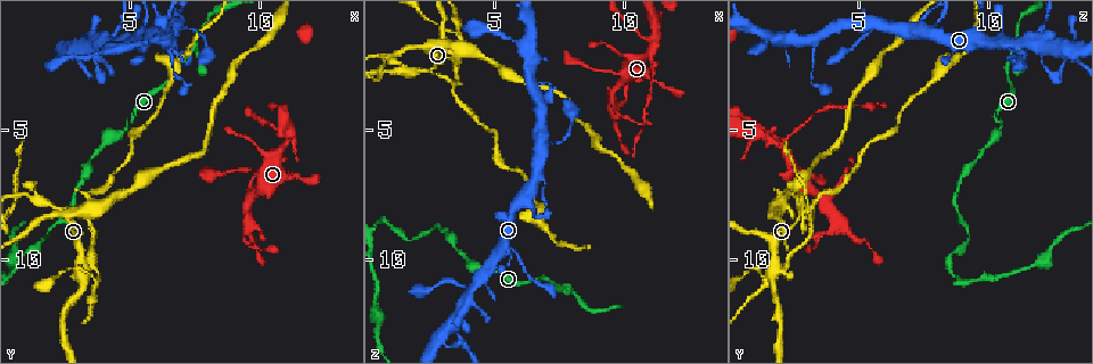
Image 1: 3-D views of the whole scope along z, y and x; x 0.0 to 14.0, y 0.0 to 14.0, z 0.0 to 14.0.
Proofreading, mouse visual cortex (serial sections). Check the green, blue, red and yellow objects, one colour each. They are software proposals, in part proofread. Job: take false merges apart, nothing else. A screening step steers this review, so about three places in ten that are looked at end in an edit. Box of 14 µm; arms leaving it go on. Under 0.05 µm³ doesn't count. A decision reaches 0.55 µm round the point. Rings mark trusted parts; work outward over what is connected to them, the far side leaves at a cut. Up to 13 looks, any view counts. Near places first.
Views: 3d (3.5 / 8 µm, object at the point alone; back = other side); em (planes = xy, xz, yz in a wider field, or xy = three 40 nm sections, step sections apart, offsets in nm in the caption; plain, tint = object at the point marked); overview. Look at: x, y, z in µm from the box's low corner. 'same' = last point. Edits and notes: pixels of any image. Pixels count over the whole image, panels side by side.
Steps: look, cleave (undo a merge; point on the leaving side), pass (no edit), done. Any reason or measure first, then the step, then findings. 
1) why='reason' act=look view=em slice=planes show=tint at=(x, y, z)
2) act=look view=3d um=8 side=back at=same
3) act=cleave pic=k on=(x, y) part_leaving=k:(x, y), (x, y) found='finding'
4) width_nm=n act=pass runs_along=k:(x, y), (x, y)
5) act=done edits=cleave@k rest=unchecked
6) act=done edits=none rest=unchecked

why='two arms in line, one across' act=look view=3d um=3.5 at=(7.4, 1.8, 11.1)

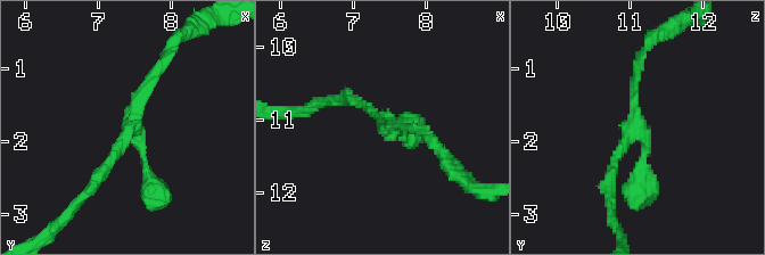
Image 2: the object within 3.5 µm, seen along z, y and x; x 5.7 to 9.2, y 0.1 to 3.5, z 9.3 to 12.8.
arms=3 arm_widths_nm=150,150,150 why='now the EM' act=look view=em slice=planes show=tint at=(7.40, 1.80, 11.10)

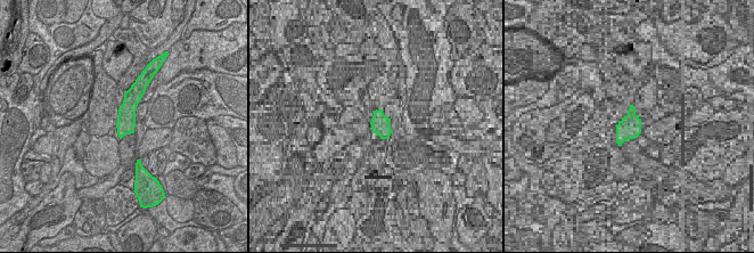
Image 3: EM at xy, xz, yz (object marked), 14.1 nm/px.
act=pass runs_along=2:(90, 187), (163, 60) found='all the same cell'

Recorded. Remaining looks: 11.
why='three arms meet' act=look view=3d um=3.5 at=(7.1, 1.1, 5.5)

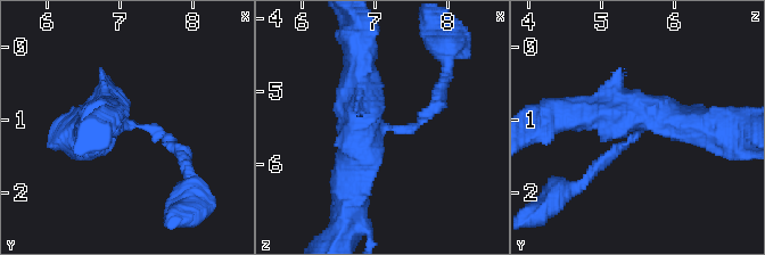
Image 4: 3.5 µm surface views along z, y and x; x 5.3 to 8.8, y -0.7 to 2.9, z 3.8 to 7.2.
why='shape alone is not enough' act=look view=em slice=xy step=1 show=tint at=(7.00, 1.05, 5.45)

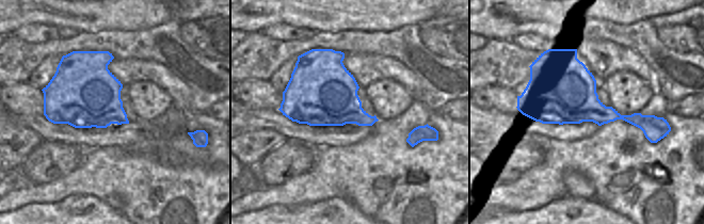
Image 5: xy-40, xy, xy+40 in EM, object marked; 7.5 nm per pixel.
act=pass found='all the same cell'

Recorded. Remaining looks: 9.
why='three-way junction' act=look view=3d um=3.5 at=(11.0, 5.3, 1.5)

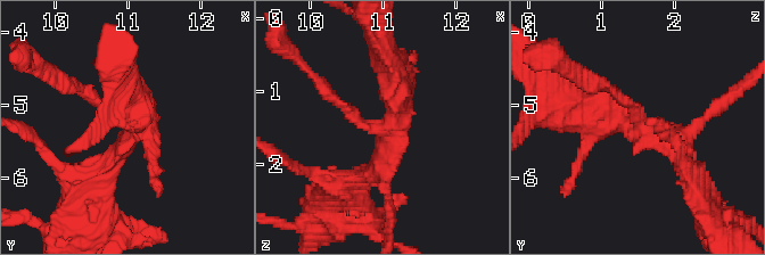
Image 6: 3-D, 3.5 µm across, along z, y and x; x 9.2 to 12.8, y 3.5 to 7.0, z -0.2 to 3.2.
arms=3 arm_widths_nm=150,250,400 why='now the EM' act=look view=em slice=planes show=tint at=(11.05, 5.25, 1.60)

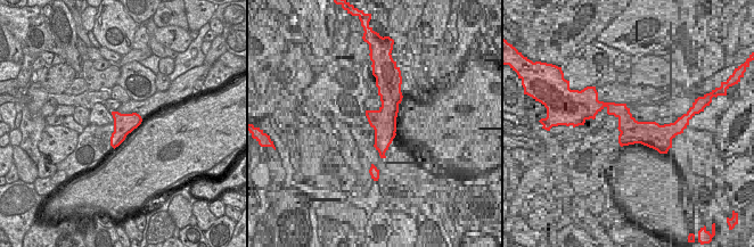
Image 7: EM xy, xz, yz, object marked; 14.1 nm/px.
act=pass found='all the same cell'

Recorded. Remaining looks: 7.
why='three-way junction' act=look view=3d um=3.5 side=back at=(2.4, 8.2, 2.8)

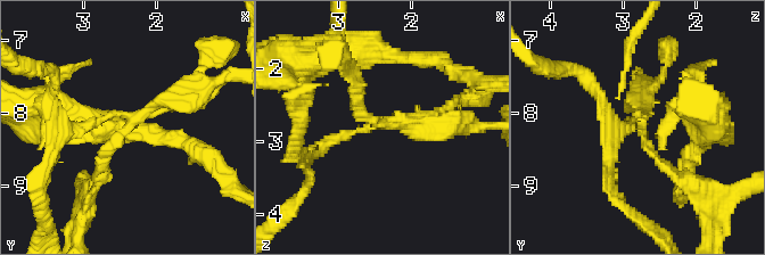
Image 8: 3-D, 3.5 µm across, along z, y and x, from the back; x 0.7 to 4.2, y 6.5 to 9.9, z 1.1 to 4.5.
why='need the tissue' act=look view=em slice=xy step=2 show=tint at=(2.35, 8.15, 2.75)

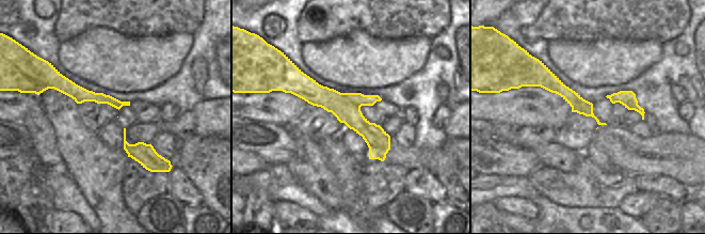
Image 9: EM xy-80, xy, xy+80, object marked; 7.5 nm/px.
arms=3 act=pass runs_along=8:(676, 179), (644, 144), (641, 115), (618, 125) found='one cell here'

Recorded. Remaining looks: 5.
why='sharp bend' act=look view=3d um=3.5 side=back at=(3.3, 10.4, 1.9)

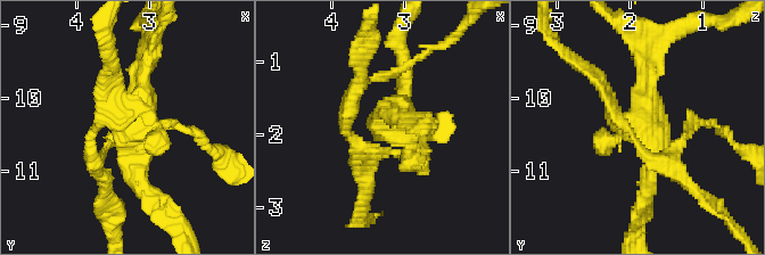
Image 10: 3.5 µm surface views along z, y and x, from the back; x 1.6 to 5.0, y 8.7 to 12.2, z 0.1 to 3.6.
why='now the EM' act=look view=em slice=planes show=tint at=(3.20, 10.30, 1.85)

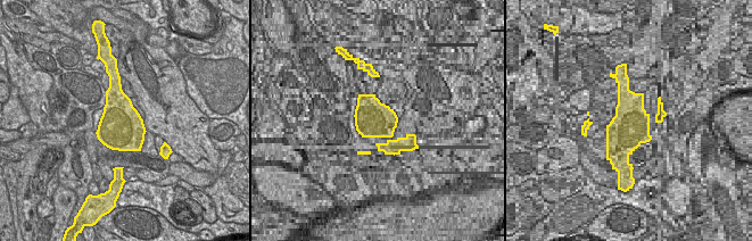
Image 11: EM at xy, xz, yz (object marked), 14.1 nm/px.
width_nm=650 act=pass runs_along=10:(153, 52), (131, 120), (142, 186) found='all the same cell'

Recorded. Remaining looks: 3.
act=done edits=none rest=unchecked

